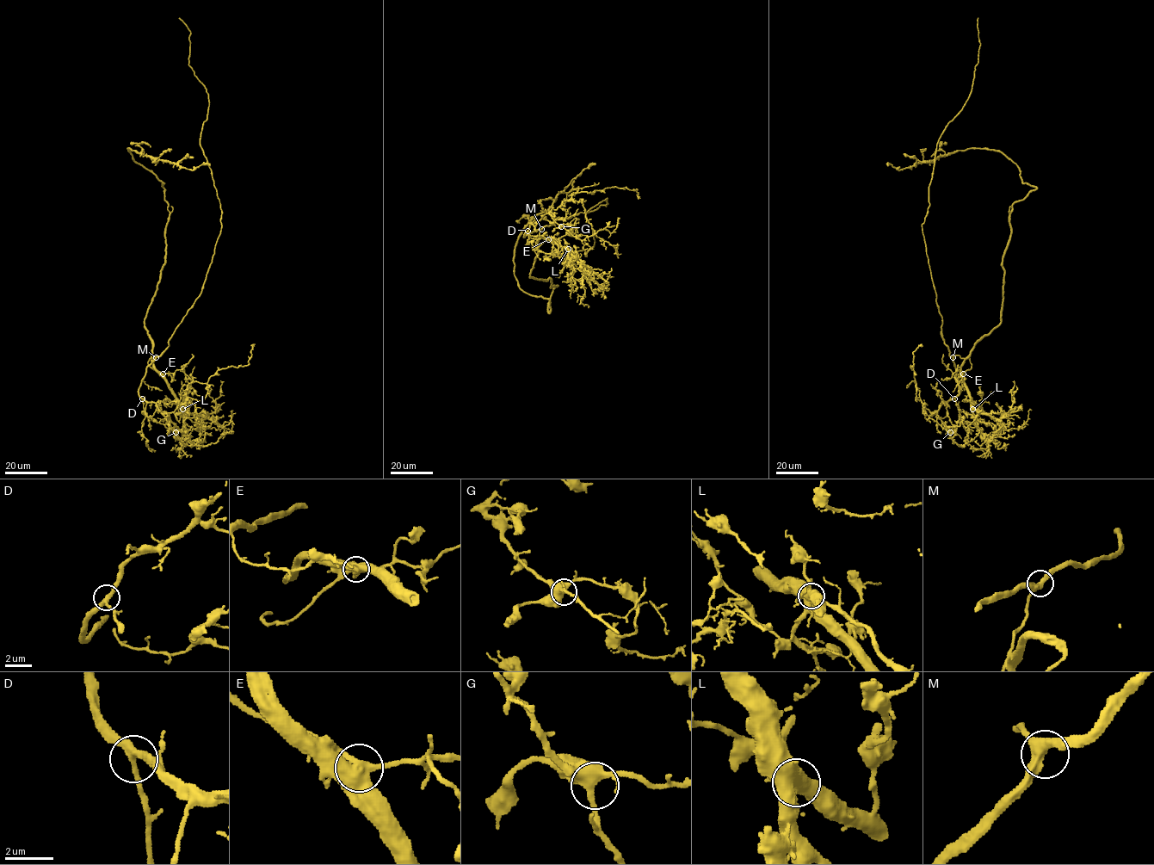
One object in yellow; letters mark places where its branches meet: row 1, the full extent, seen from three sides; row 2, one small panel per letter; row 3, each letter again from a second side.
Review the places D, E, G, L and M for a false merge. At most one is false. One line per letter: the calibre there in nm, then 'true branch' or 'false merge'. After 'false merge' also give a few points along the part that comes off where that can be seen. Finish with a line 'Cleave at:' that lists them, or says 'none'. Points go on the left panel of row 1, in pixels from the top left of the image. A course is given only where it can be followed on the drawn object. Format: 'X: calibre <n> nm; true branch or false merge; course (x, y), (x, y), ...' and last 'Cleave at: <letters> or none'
D: calibre 320 nm; true branch
E: calibre 500 nm; false merge; course (163, 373), (147, 361), (200, 293), (221, 227), (200, 142), (208, 94), (179, 18)
G: calibre 440 nm; true branch
L: calibre 480 nm; true branch
M: calibre 400 nm; true branch
Cleave at: E

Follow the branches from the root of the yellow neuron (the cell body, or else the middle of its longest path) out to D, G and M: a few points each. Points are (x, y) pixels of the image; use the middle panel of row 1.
D: (538, 246), (536, 239), (540, 230), (529, 232), (524, 237), (527, 231)
G: (538, 246), (536, 239), (539, 229), (524, 237), (532, 224), (549, 213), (561, 226)
M: (538, 246), (536, 239), (541, 229)

